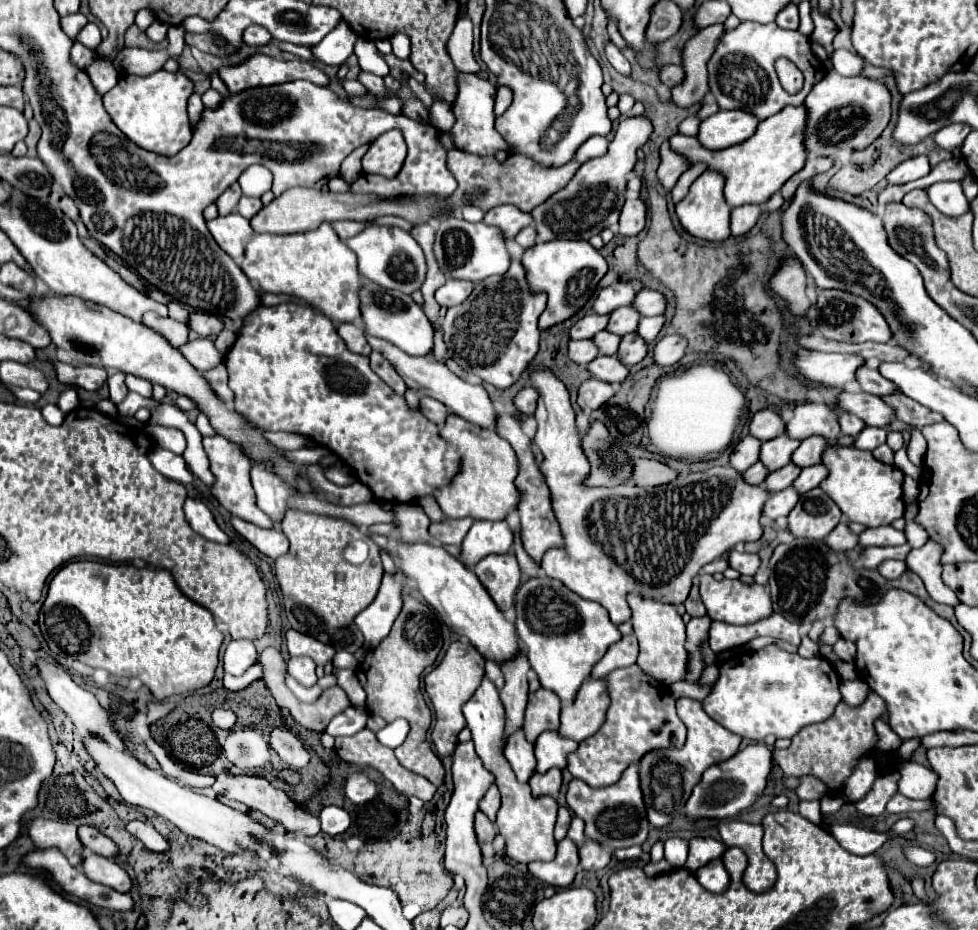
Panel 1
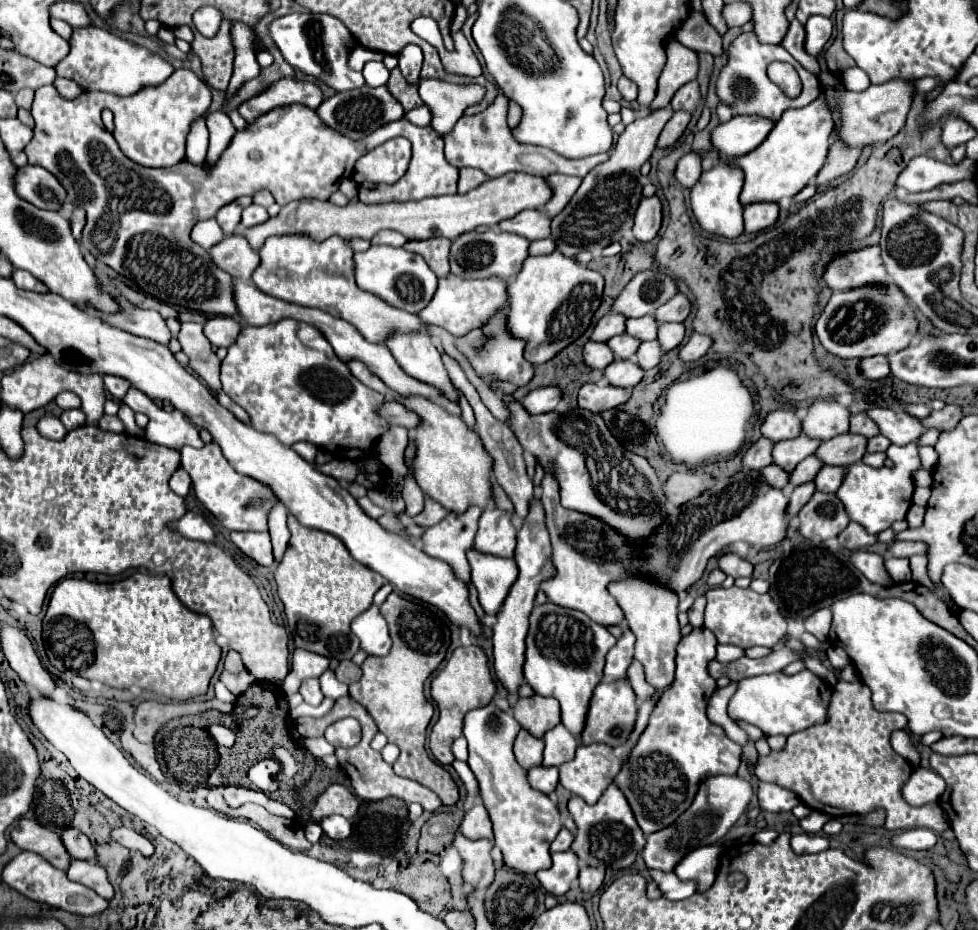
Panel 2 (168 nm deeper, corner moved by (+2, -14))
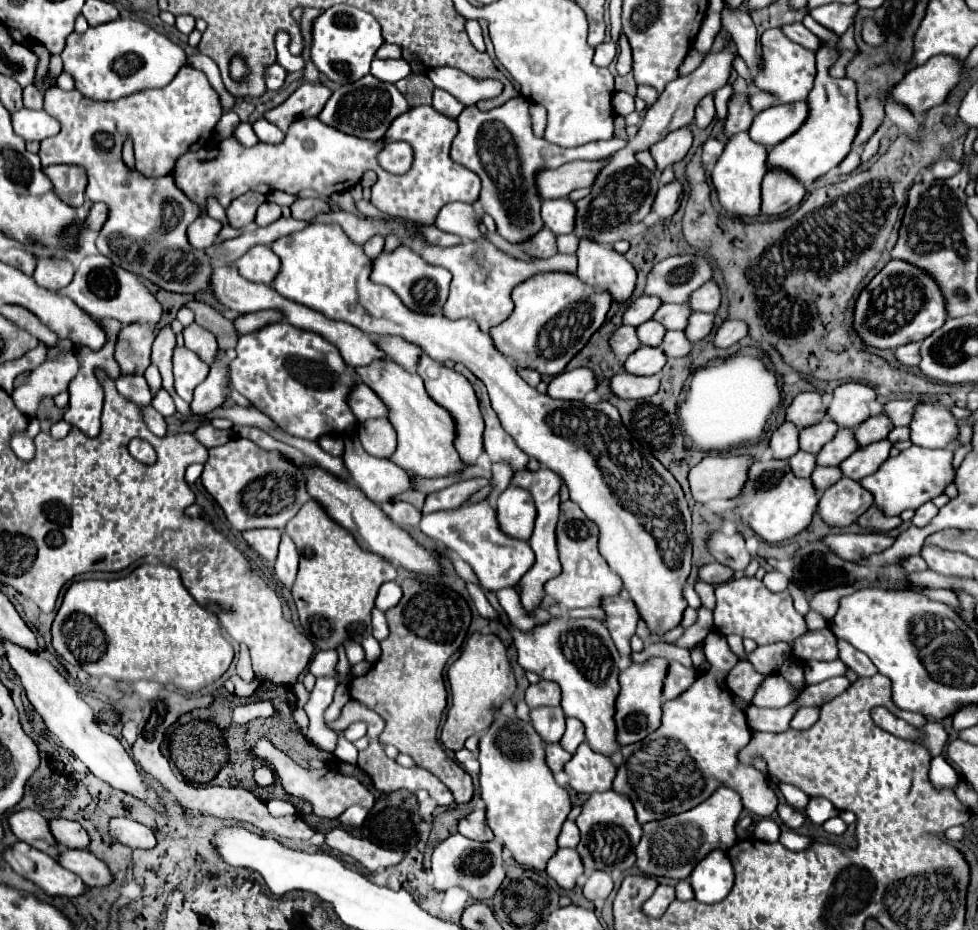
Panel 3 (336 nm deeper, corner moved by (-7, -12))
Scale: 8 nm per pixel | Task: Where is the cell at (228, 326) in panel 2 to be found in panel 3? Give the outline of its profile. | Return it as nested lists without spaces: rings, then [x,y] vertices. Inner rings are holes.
[[[261,310],[261,312],[253,312],[253,314],[241,314],[233,320],[233,324],[235,324],[237,334],[243,336],[243,334],[251,334],[251,332],[261,330],[263,326],[279,322],[279,320],[281,320],[281,314],[277,314],[275,310]]]

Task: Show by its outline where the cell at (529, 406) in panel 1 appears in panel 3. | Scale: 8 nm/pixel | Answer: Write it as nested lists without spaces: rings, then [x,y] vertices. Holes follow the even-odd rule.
[[[577,368],[555,376],[547,386],[547,394],[555,400],[583,400],[585,394],[591,392],[595,386],[595,374],[591,370]]]

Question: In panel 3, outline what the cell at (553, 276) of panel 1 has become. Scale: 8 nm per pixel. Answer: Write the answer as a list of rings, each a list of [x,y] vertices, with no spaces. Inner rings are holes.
[[[541,272],[517,284],[511,292],[515,302],[513,314],[491,330],[493,344],[505,356],[511,356],[521,366],[539,370],[539,374],[557,376],[577,354],[585,342],[605,320],[611,306],[607,290],[595,290],[569,272]]]

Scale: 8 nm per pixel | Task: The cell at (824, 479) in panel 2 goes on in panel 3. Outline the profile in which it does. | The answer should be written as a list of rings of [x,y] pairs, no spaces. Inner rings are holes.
[[[879,440],[869,444],[867,448],[859,448],[855,450],[849,458],[845,458],[839,468],[843,472],[843,476],[859,482],[861,478],[865,478],[867,474],[875,472],[887,458],[889,458],[889,450],[891,450],[891,442],[889,440]]]

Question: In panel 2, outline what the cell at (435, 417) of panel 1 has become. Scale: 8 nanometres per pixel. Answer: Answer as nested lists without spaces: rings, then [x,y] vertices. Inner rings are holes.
[[[386,400],[382,406],[380,406],[380,418],[386,420],[386,424],[390,426],[404,426],[404,428],[416,428],[416,424],[420,422],[420,418],[406,410],[402,404],[394,402],[394,400]]]

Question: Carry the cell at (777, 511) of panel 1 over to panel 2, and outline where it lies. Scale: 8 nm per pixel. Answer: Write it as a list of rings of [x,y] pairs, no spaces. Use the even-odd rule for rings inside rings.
[[[808,482],[808,484],[800,484],[800,486],[794,486],[794,490],[790,492],[790,506],[788,506],[788,514],[790,516],[796,516],[800,512],[800,508],[812,498],[812,494],[816,492],[816,486],[814,482]]]

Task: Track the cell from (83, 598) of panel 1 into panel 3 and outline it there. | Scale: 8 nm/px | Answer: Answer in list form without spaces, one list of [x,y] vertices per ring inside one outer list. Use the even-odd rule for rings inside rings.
[[[143,564],[129,576],[111,582],[73,582],[63,596],[63,604],[53,620],[51,632],[53,648],[63,660],[67,660],[69,664],[79,662],[81,668],[91,676],[109,676],[115,682],[155,680],[163,686],[173,684],[183,692],[199,692],[201,688],[219,680],[233,660],[233,646],[223,638],[217,614],[201,608],[193,600],[193,596],[187,594],[177,570],[163,564]]]

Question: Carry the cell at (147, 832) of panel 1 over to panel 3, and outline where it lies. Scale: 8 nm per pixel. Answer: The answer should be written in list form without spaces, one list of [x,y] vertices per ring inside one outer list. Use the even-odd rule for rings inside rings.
[[[113,818],[109,822],[109,832],[115,840],[119,840],[121,844],[129,848],[155,848],[157,846],[155,834],[147,826],[131,818]]]

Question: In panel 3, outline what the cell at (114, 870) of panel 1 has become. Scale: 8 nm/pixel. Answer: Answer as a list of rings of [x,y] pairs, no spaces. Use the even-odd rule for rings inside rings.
[[[87,850],[61,852],[57,862],[63,868],[77,874],[91,888],[103,888],[103,886],[109,886],[113,882],[113,874],[111,874],[109,866]]]

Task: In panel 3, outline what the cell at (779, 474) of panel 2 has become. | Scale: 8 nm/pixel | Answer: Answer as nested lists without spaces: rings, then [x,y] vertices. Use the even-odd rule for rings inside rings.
[[[799,450],[787,462],[791,466],[791,472],[797,474],[797,478],[809,478],[813,468],[815,468],[815,456],[809,454],[809,452],[803,452],[803,450]]]

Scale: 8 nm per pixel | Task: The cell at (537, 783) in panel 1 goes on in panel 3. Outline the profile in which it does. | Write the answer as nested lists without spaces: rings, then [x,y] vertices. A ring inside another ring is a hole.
[[[559,744],[555,746],[545,746],[545,760],[547,760],[547,766],[553,774],[561,772],[563,766],[571,760],[571,754],[565,754],[565,750],[561,750]]]

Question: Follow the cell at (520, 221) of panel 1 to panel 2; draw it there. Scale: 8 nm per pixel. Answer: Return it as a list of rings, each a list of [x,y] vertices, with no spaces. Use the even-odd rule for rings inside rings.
[[[524,210],[518,216],[500,222],[498,228],[504,232],[520,234],[528,240],[540,240],[550,236],[550,220],[552,218],[542,210]]]

